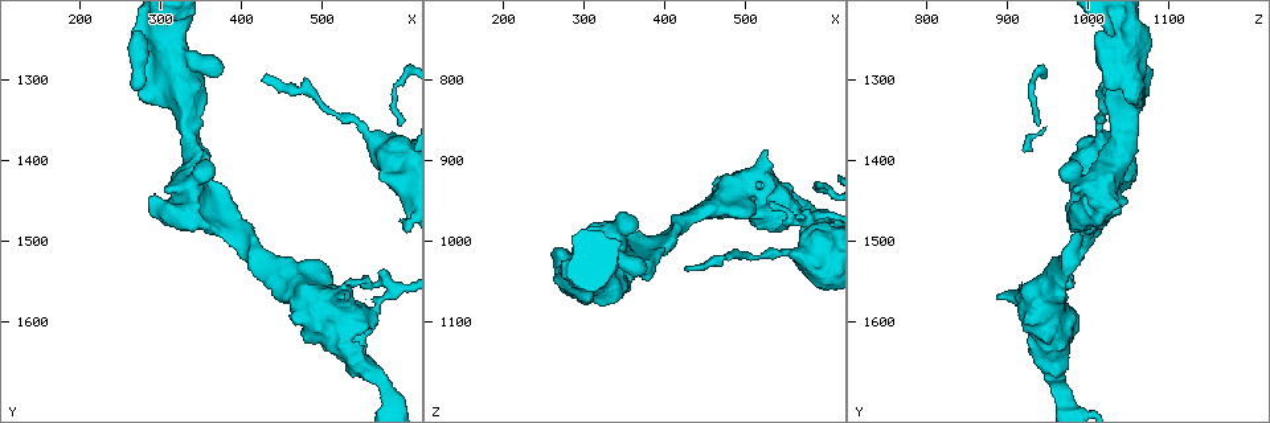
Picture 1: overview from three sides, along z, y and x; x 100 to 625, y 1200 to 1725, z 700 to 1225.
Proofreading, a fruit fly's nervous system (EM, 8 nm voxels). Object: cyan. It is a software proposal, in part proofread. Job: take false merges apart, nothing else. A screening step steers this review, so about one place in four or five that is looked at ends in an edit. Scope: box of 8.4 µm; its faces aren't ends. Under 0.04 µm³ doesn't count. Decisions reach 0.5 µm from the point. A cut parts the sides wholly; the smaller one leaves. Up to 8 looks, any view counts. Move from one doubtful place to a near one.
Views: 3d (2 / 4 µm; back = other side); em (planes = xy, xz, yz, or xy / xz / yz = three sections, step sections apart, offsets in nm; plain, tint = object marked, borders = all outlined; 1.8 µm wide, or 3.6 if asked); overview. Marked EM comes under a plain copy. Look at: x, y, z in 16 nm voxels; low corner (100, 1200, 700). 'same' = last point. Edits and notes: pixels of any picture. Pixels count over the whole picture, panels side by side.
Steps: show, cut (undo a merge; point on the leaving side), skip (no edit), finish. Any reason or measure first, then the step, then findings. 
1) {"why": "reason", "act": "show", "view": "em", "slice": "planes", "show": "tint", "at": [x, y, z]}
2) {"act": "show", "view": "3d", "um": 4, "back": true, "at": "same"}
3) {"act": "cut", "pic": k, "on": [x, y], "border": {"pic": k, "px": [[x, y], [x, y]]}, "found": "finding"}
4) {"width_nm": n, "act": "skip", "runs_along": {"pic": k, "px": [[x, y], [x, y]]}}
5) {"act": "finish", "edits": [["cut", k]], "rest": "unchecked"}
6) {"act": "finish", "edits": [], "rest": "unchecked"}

{"why": "a narrow waist", "act": "show", "view": "em", "um": 3.6, "slice": "planes", "show": "tint", "at": [285, 1240, 1035]}

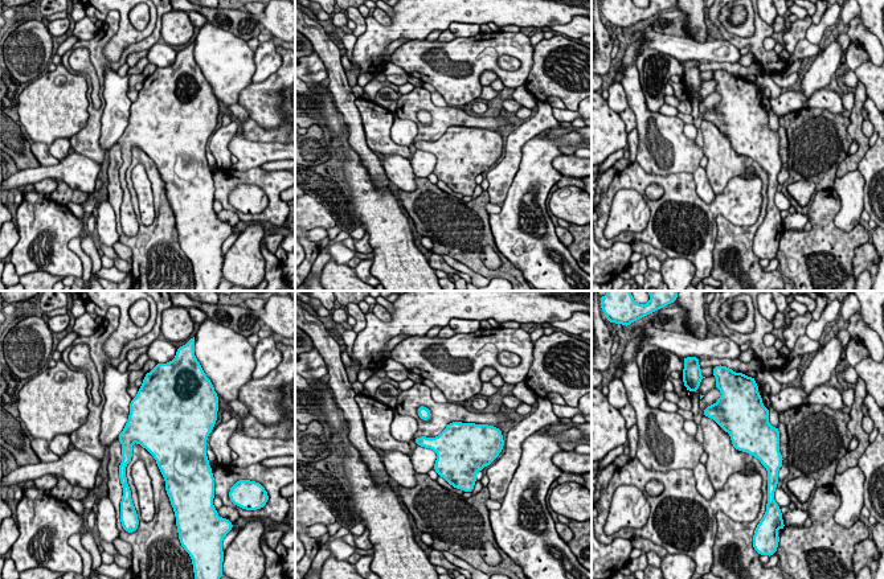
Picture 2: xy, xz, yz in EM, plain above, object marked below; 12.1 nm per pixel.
{"width_nm": 480, "act": "skip", "found": "one neuron here"}

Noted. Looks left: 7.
{"why": "abrupt turn", "act": "show", "view": "em", "slice": "xz", "step": 8, "show": "tint", "at": [355, 1450, 1020]}

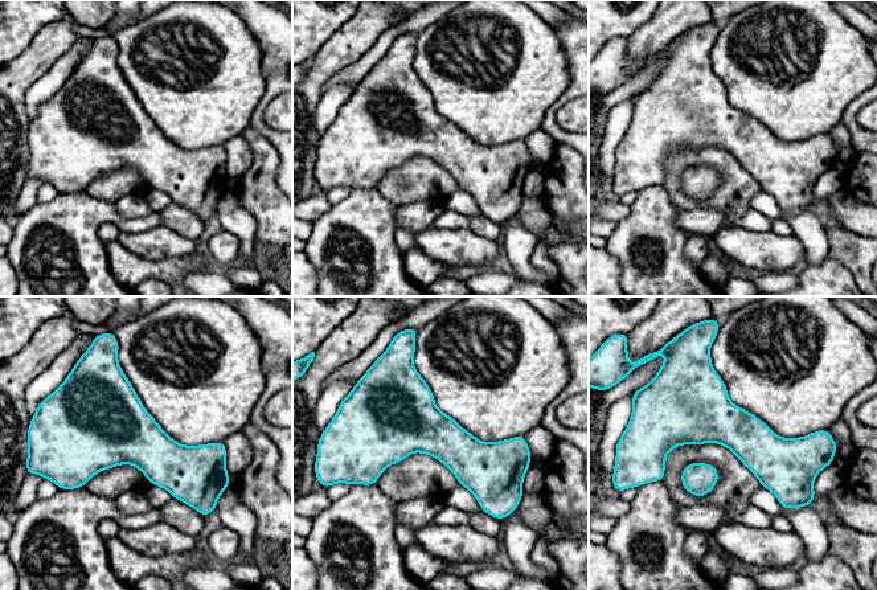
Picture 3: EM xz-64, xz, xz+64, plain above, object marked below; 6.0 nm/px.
{"why": "another direction", "act": "show", "view": "em", "slice": "planes", "show": "tint", "at": "same"}

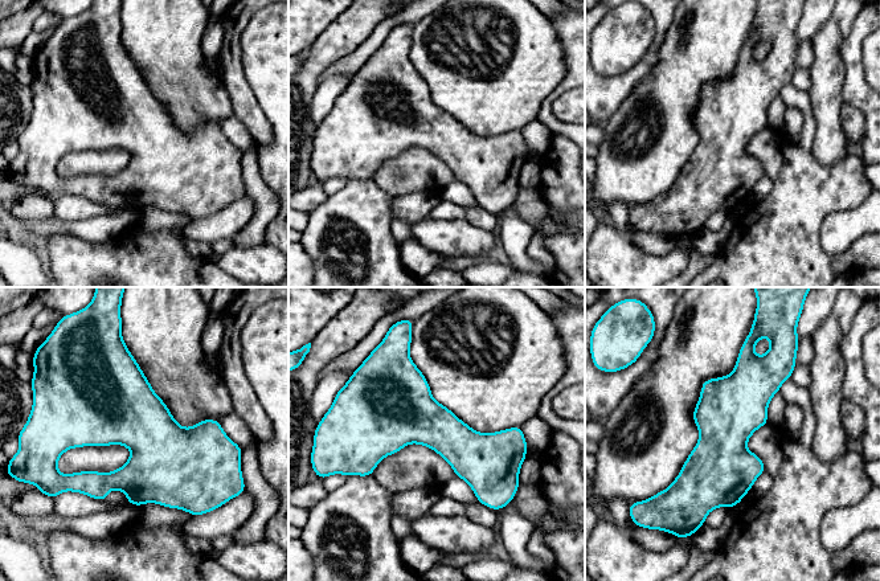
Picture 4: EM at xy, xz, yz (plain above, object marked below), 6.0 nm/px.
{"width_nm": 300, "act": "skip", "found": "one neuron here"}

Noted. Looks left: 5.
{"why": "sharp bend", "act": "show", "view": "3d", "um": 4, "at": [575, 1570, 965]}

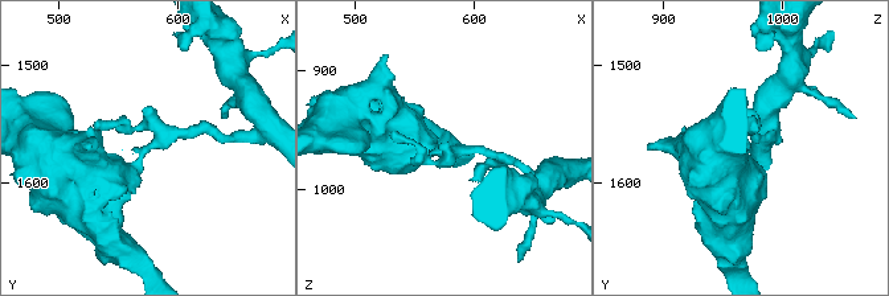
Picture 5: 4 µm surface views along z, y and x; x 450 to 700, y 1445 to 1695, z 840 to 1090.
{"act": "show", "view": "em", "slice": "planes", "show": "tint", "at": [578, 1572, 970]}

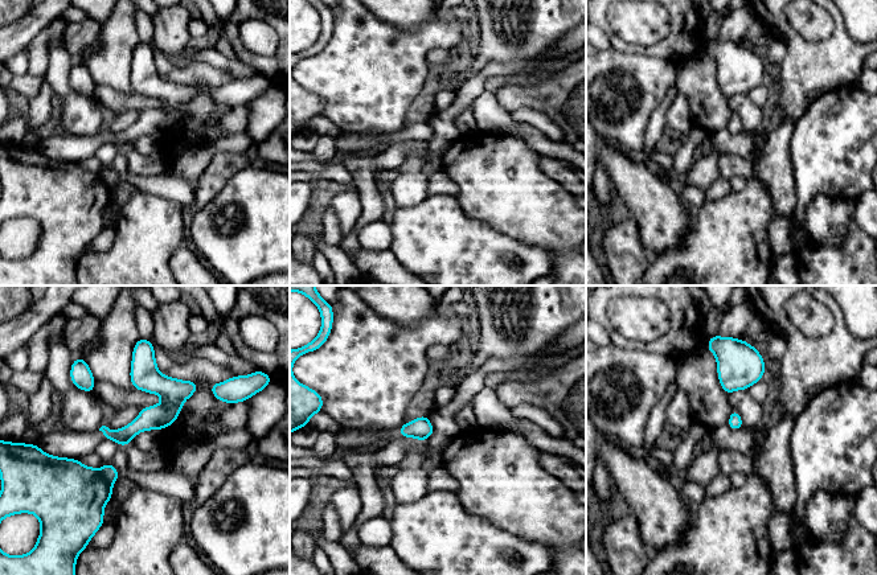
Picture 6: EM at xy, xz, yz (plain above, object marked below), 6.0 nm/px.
{"width_nm": 90, "act": "cut", "pic": 6, "on": [109, 472], "part_leaving": {"pic": 6, "px": [[148, 354], [166, 403], [107, 436]]}, "found": "two neurons meet here"}

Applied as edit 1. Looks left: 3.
{"act": "finish", "edits": [["cut", 6]], "rest": "unchecked"}

